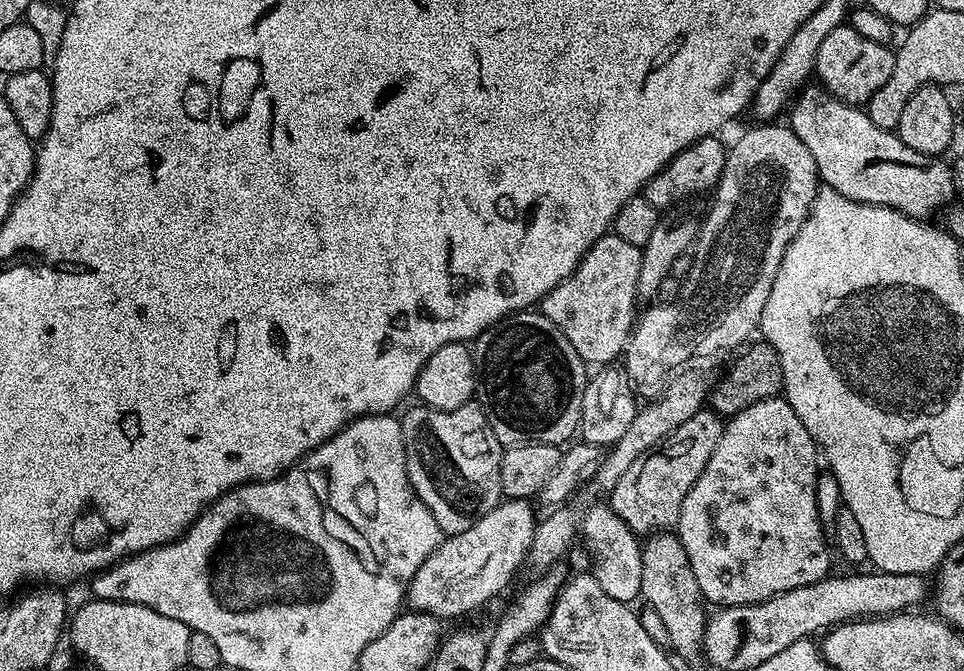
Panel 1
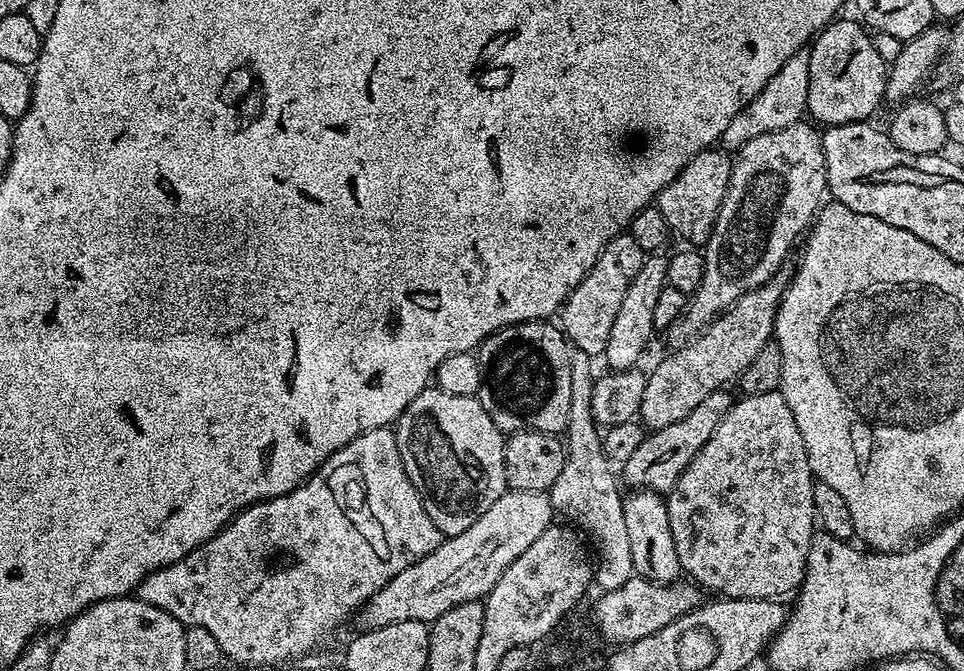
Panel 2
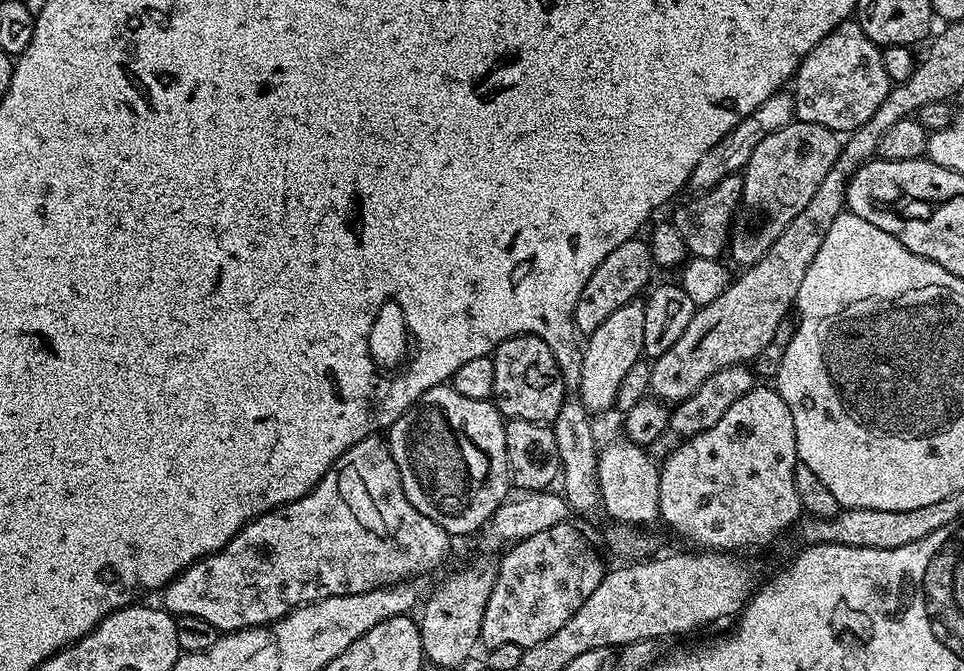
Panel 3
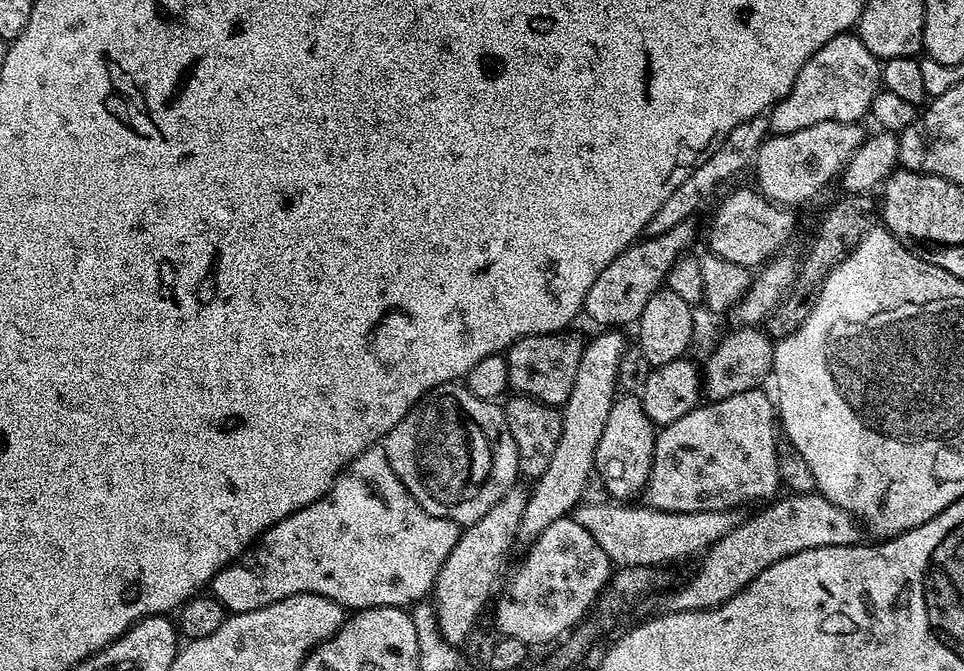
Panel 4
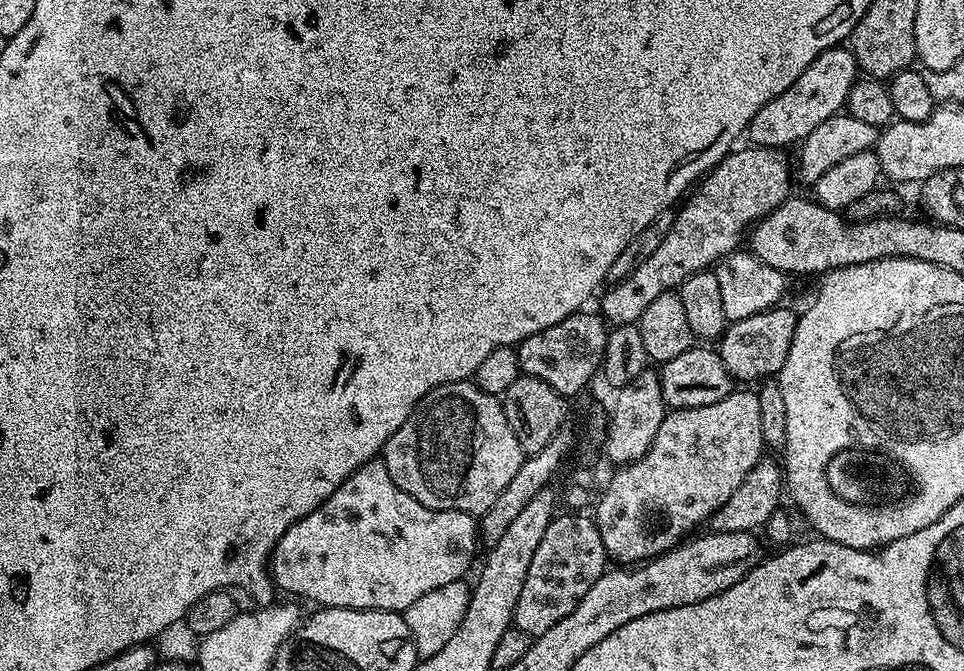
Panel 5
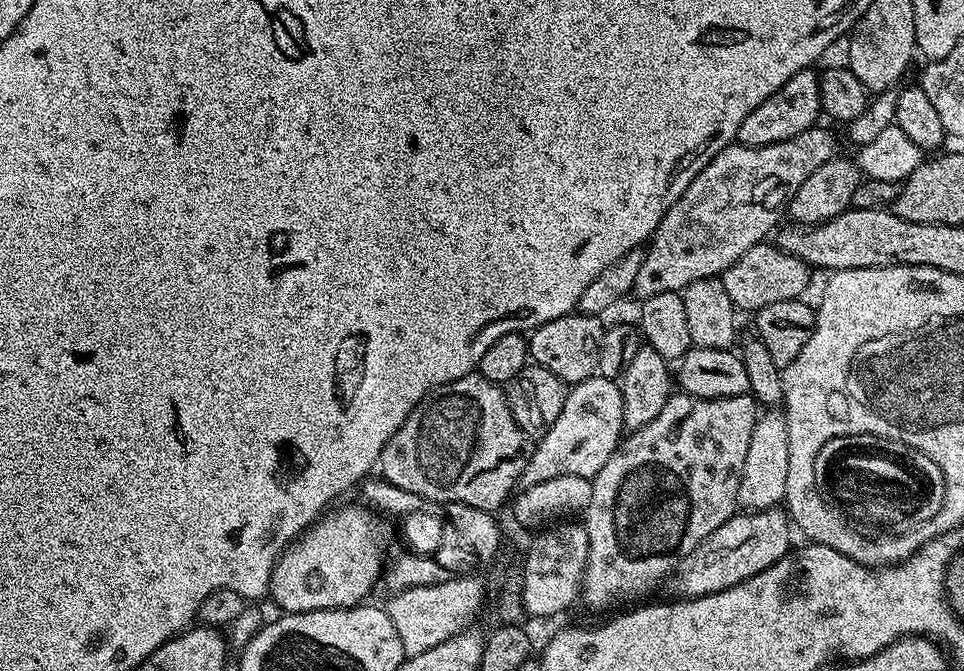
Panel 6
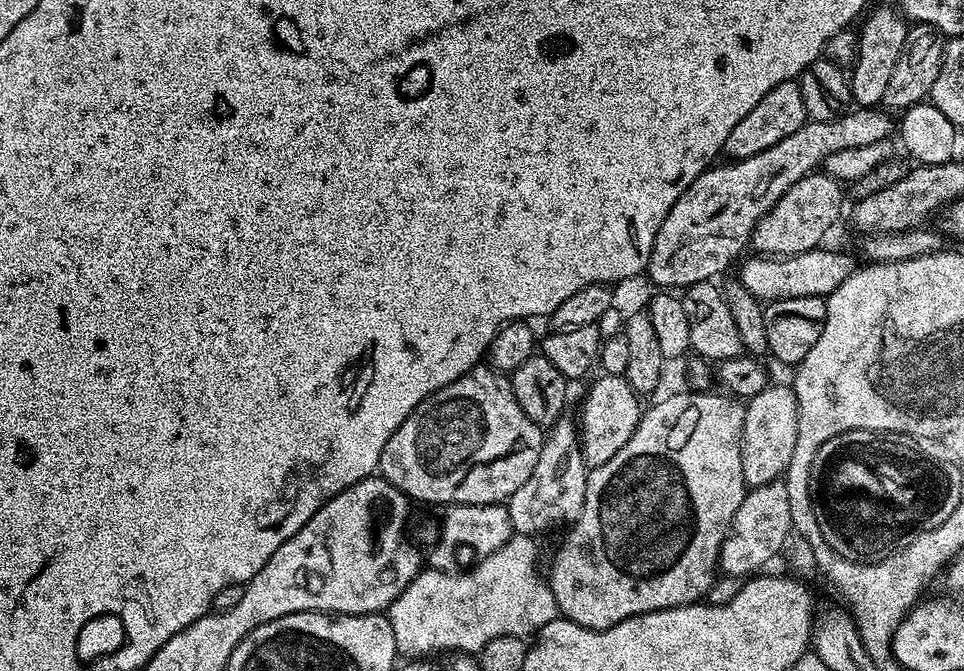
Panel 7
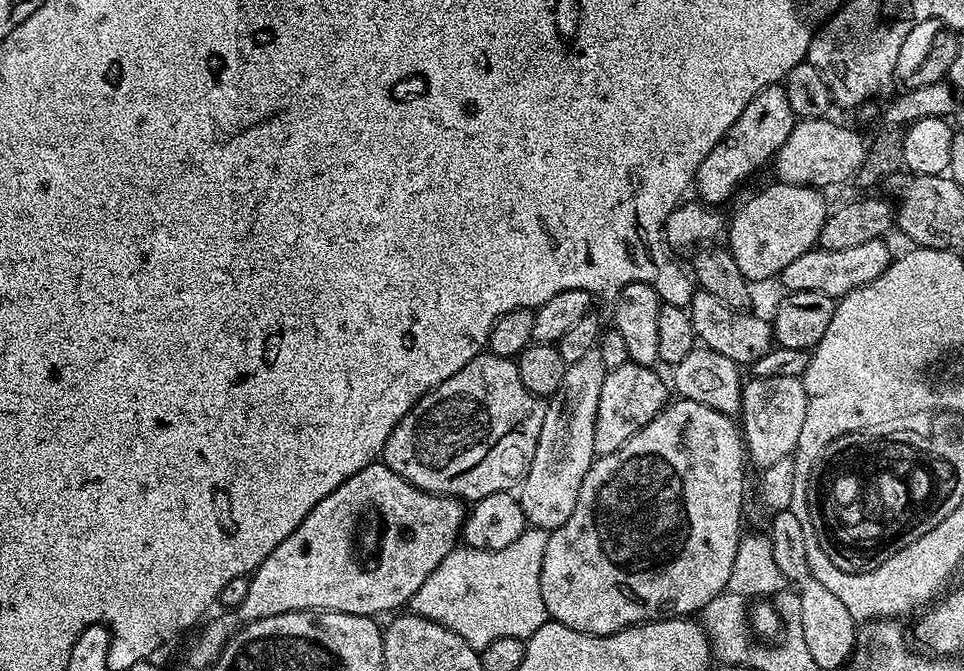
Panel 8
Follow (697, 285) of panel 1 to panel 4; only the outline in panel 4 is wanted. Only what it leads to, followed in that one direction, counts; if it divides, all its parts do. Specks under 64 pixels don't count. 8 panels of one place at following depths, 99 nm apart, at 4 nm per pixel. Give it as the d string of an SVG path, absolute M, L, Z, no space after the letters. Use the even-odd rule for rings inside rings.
M818 122L818 126L806 126L806 130L794 130L794 134L769 135L754 157L755 187L760 195L781 206L797 206L796 204L804 204L807 200L814 199L835 176L837 179L843 173L852 155L863 146L866 132L860 127L859 123Z

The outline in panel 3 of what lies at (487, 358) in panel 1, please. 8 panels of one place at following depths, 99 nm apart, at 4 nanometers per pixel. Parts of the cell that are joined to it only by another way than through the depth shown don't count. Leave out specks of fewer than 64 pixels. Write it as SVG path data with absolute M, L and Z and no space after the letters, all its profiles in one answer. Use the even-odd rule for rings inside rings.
M511 336L497 346L491 357L494 362L492 400L501 416L508 420L529 420L539 424L555 420L566 399L566 377L543 338Z

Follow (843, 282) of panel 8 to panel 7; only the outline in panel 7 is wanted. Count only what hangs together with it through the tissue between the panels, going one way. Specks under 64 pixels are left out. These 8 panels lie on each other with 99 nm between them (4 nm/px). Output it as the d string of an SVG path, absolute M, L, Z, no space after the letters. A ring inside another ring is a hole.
M828 246L811 248L809 252L794 254L793 256L752 254L749 257L748 261L745 259L739 265L741 268L738 279L740 284L746 286L746 290L750 290L750 294L754 294L754 298L758 298L761 302L785 300L786 298L810 298L811 296L827 298L834 290L838 290L838 286L842 286L842 282L846 282L846 278L850 278L850 274L854 271L854 263L852 264L851 258L846 253L831 252Z

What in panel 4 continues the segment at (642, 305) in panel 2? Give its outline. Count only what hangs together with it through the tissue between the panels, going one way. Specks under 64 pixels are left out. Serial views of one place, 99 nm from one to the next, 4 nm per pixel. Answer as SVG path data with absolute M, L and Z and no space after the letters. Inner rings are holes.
M604 330L601 336L596 336L585 343L584 353L578 362L578 374L574 374L574 386L570 390L570 398L562 406L562 438L558 438L558 446L550 458L550 466L546 466L546 474L535 477L536 484L530 488L530 495L525 499L522 510L522 522L518 522L516 534L517 545L529 546L535 542L540 534L556 519L567 517L585 499L584 491L588 488L588 479L593 479L596 467L596 451L598 438L602 438L602 430L606 426L606 417L610 415L610 406L618 398L618 366L622 362L626 351L623 331Z

